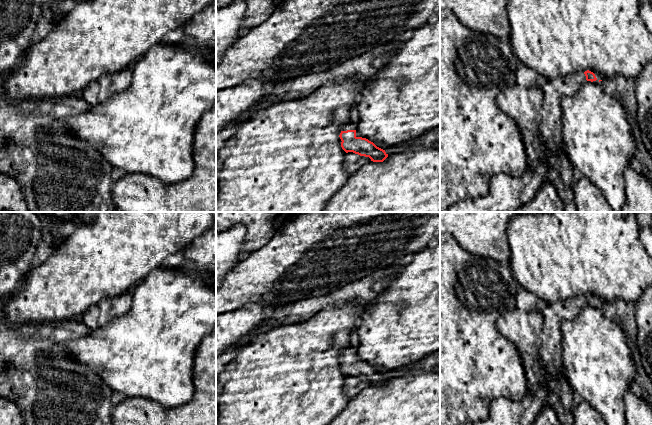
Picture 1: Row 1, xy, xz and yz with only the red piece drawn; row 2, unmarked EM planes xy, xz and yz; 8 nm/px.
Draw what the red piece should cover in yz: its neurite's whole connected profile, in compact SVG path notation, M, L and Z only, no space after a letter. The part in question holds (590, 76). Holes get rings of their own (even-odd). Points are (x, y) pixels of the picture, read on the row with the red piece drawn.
M587 70L552 79L541 88L544 101L538 134L542 139L543 158L537 167L528 164L518 178L495 175L484 197L460 202L442 212L514 212L530 202L545 180L548 159L563 147L561 97L576 95L586 80L593 82L597 78Z

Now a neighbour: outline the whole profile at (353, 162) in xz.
M348 152L346 153L343 162L343 168L351 175L369 162L371 162L371 159L369 157L360 156L353 152Z

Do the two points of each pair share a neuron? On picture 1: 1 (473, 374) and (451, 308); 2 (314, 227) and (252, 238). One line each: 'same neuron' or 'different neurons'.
1: same neuron
2: different neurons

